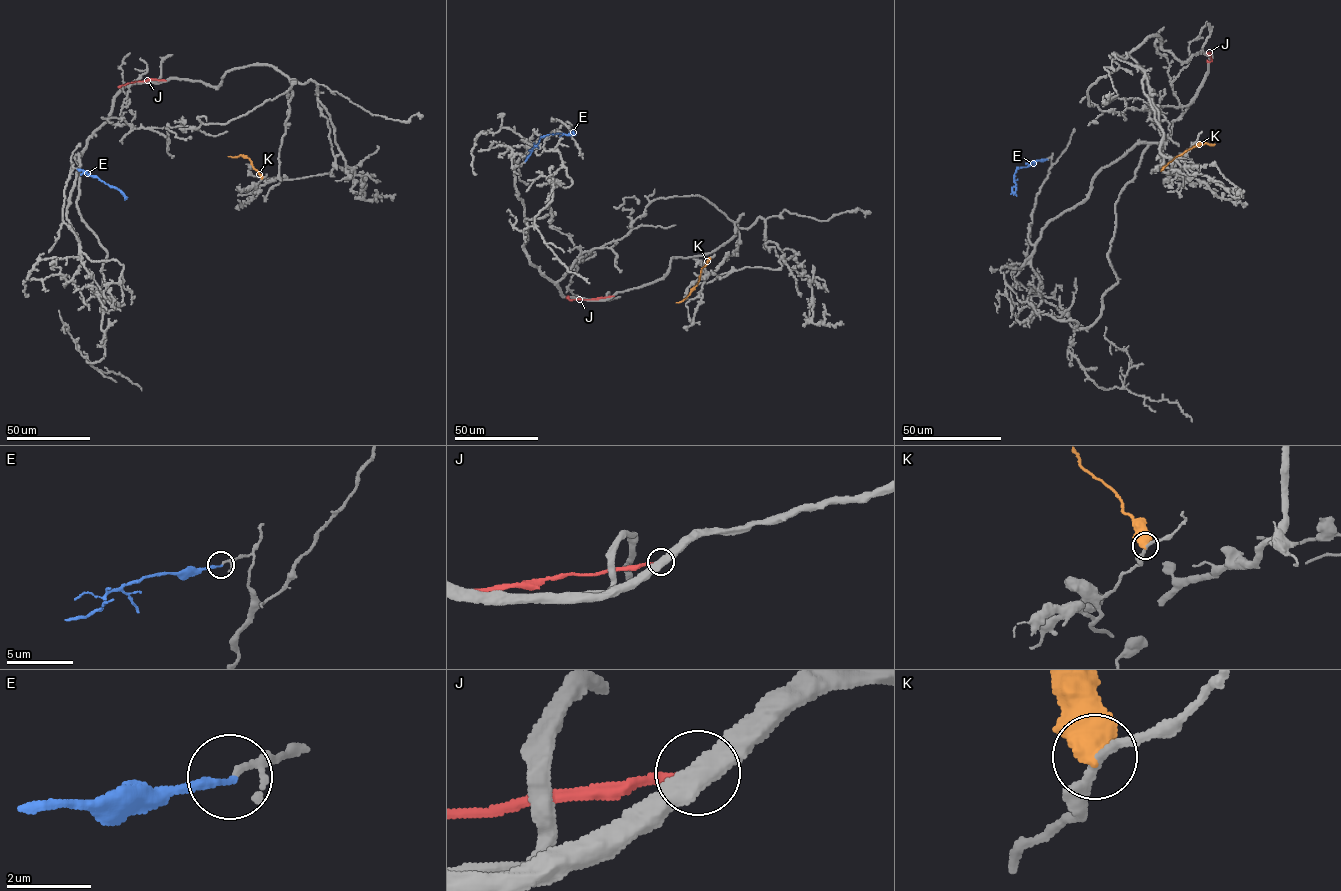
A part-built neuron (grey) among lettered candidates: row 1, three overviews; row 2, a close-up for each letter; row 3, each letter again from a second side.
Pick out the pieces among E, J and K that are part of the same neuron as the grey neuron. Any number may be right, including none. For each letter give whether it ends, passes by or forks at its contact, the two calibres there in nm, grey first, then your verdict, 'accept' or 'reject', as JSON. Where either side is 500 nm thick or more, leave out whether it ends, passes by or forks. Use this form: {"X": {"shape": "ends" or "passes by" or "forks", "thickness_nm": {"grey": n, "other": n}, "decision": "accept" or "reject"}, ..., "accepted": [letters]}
{"E": {"shape": "ends", "thickness_nm": {"grey": 110, "other": 180}, "decision": "reject"}, "J": {"thickness_nm": {"grey": 550, "other": 200}, "decision": "reject"}, "K": {"thickness_nm": {"grey": 200, "other": 700}, "decision": "reject"}, "accepted": []}

